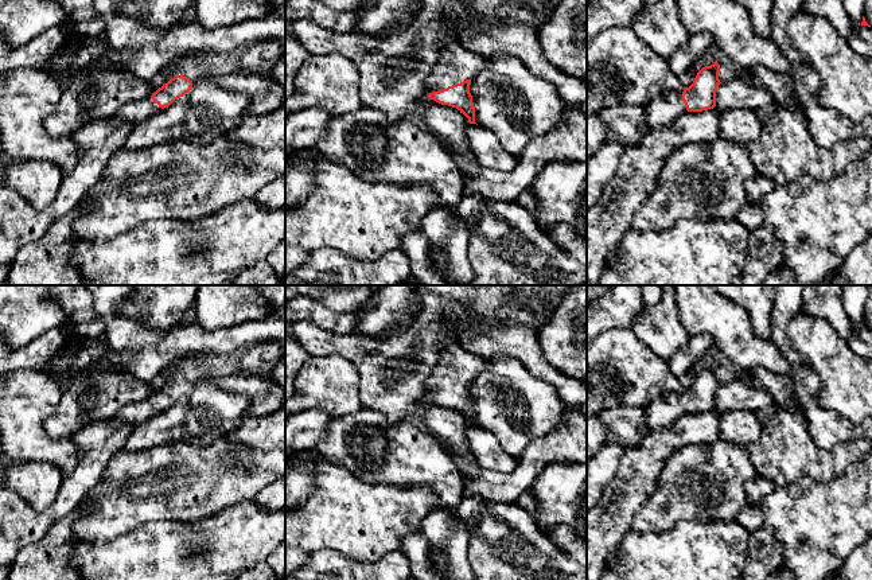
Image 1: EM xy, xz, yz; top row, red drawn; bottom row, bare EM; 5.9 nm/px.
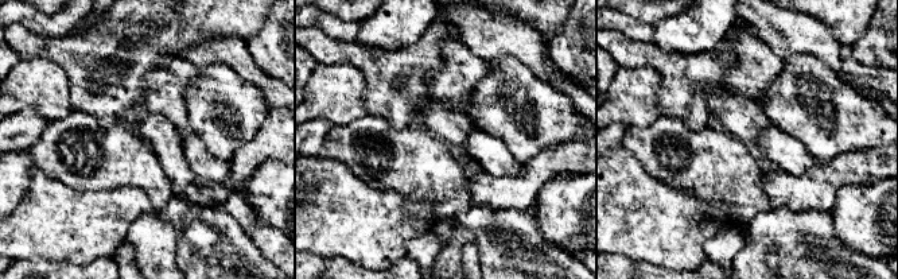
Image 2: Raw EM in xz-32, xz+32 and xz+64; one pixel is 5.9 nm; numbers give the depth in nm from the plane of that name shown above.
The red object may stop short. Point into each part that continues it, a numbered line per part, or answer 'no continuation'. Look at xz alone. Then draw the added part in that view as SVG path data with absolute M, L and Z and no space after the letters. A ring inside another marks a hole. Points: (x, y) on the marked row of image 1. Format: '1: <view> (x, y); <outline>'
1: xz (456, 63); M445 40L439 62L432 67L425 85L429 93L472 79L486 67L486 59L460 43Z

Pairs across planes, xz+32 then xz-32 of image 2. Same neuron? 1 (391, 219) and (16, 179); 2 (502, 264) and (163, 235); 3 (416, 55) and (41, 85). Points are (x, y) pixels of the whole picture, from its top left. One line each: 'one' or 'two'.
1: two
2: two
3: two

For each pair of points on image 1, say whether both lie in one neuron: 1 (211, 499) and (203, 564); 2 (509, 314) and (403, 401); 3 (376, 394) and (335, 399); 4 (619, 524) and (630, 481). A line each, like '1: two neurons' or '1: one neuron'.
1: two neurons
2: one neuron
3: two neurons
4: one neuron

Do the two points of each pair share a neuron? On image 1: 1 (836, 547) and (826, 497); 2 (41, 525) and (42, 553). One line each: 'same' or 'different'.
1: same
2: different

